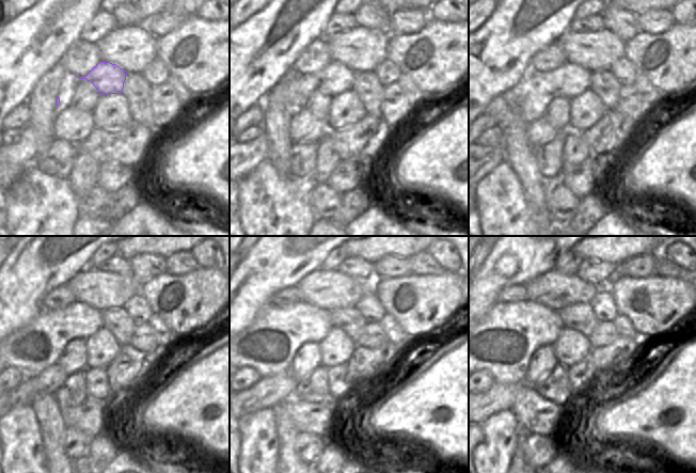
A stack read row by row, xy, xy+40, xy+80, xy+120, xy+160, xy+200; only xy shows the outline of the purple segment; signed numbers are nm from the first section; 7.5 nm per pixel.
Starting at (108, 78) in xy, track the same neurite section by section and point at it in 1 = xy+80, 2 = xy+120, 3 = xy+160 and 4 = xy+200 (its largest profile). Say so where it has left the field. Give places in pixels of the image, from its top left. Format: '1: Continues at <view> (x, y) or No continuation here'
1: Continues at xy+80 (527, 100)
2: Continues at xy+120 (33, 348)
3: Continues at xy+160 (268, 344)
4: Continues at xy+200 (502, 341)

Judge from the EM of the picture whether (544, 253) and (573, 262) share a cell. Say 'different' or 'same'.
different

